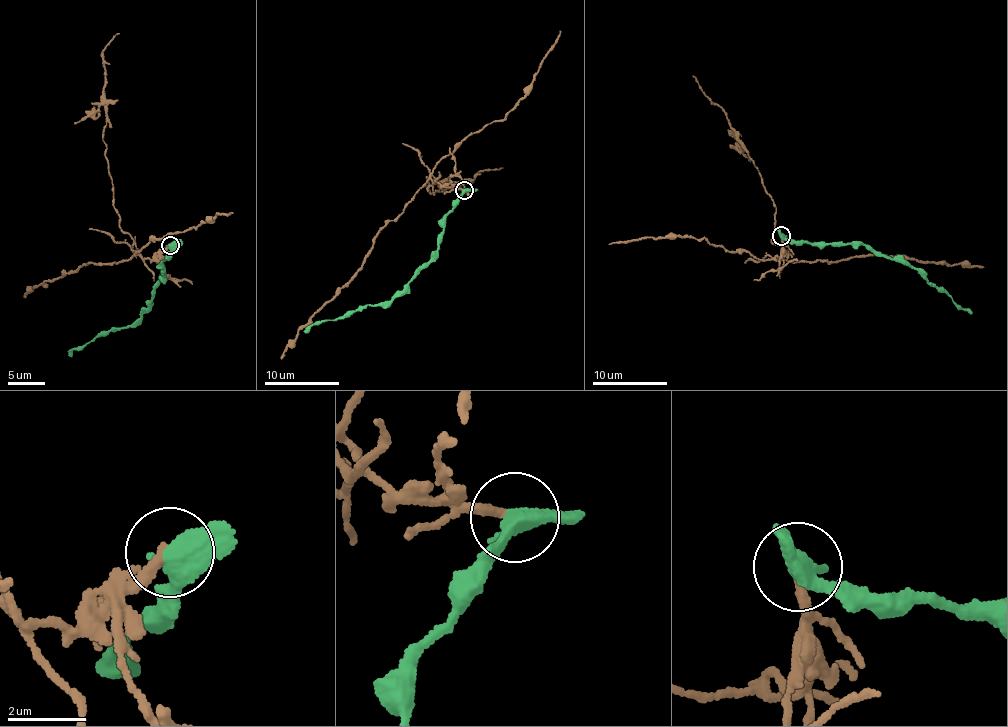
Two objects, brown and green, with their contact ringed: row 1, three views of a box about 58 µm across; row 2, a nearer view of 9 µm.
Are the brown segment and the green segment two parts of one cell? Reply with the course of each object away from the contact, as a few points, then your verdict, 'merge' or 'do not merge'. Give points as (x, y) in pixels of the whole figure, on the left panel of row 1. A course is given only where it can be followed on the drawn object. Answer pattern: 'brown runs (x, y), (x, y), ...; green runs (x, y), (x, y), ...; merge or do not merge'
brown runs (170, 245), (145, 258), (119, 227), (112, 204), (102, 136), (101, 57), (119, 33); green runs (170, 245), (171, 254), (162, 262), (165, 276), (139, 319), (126, 328), (99, 333), (68, 355); do not merge

